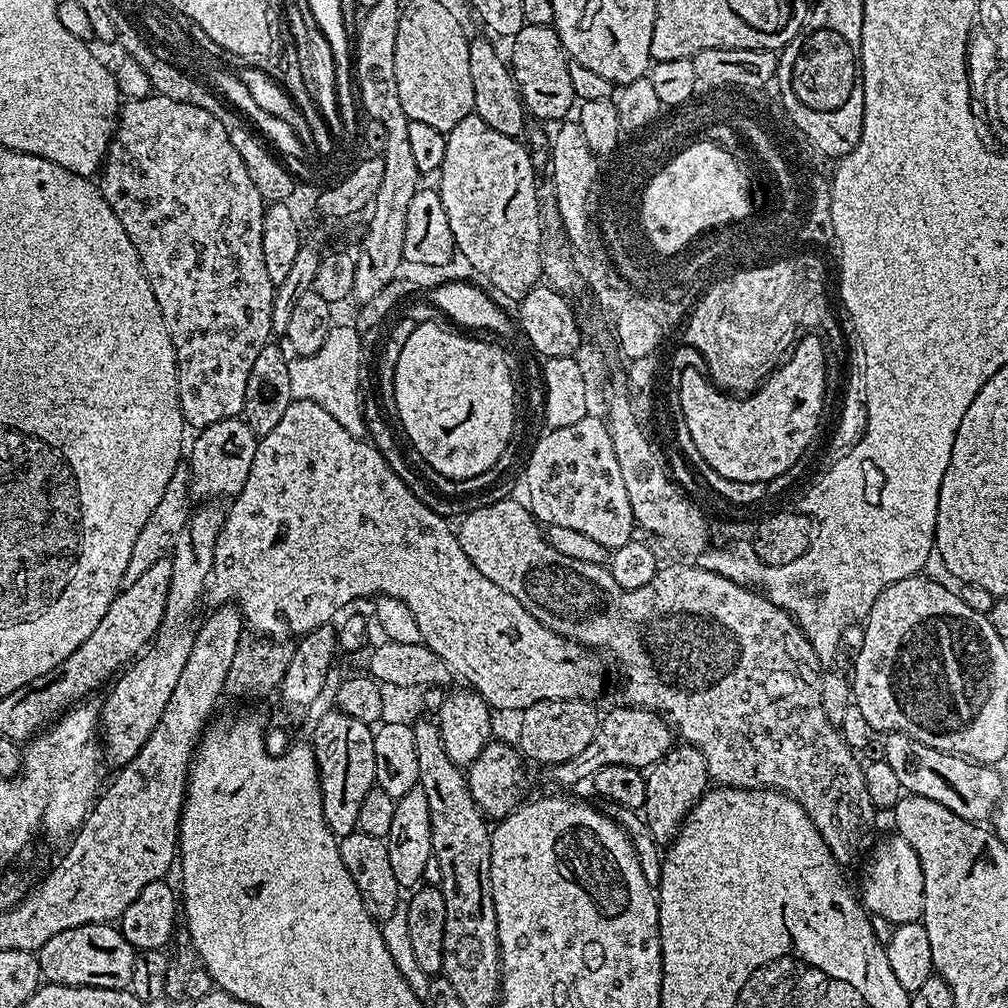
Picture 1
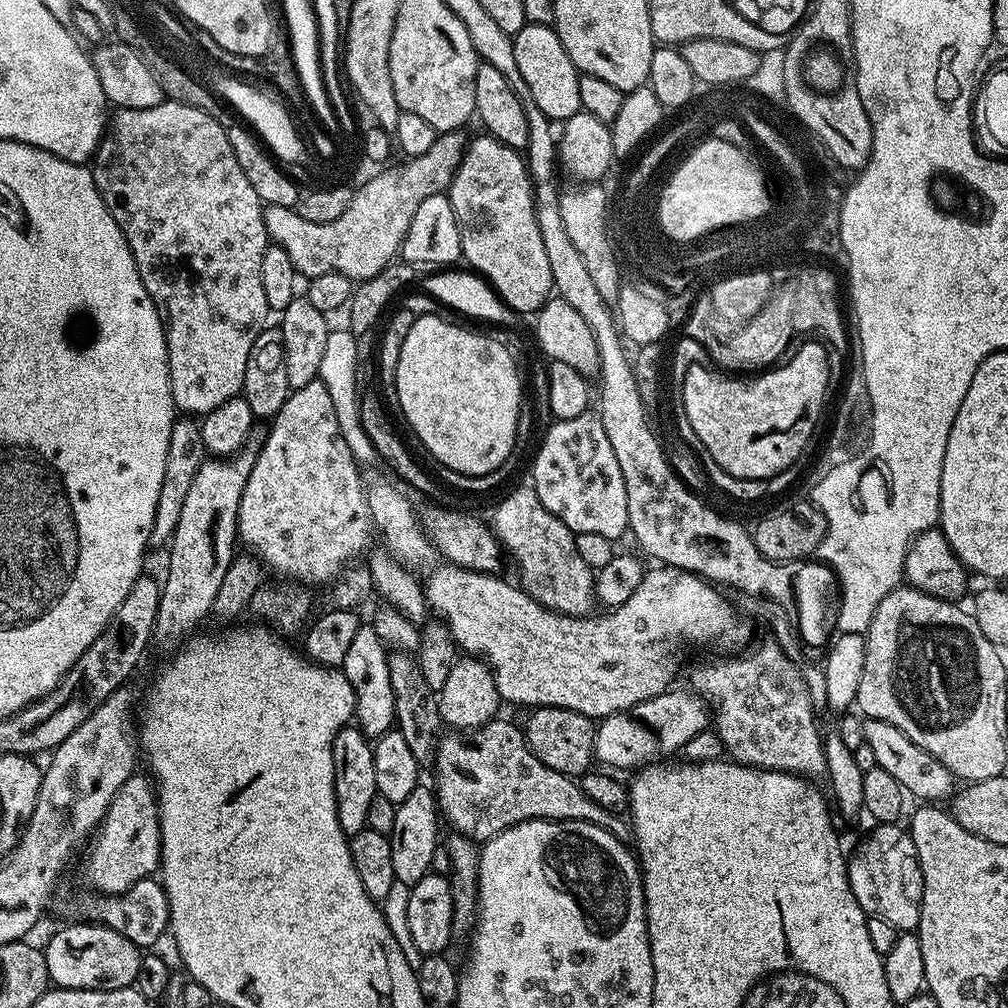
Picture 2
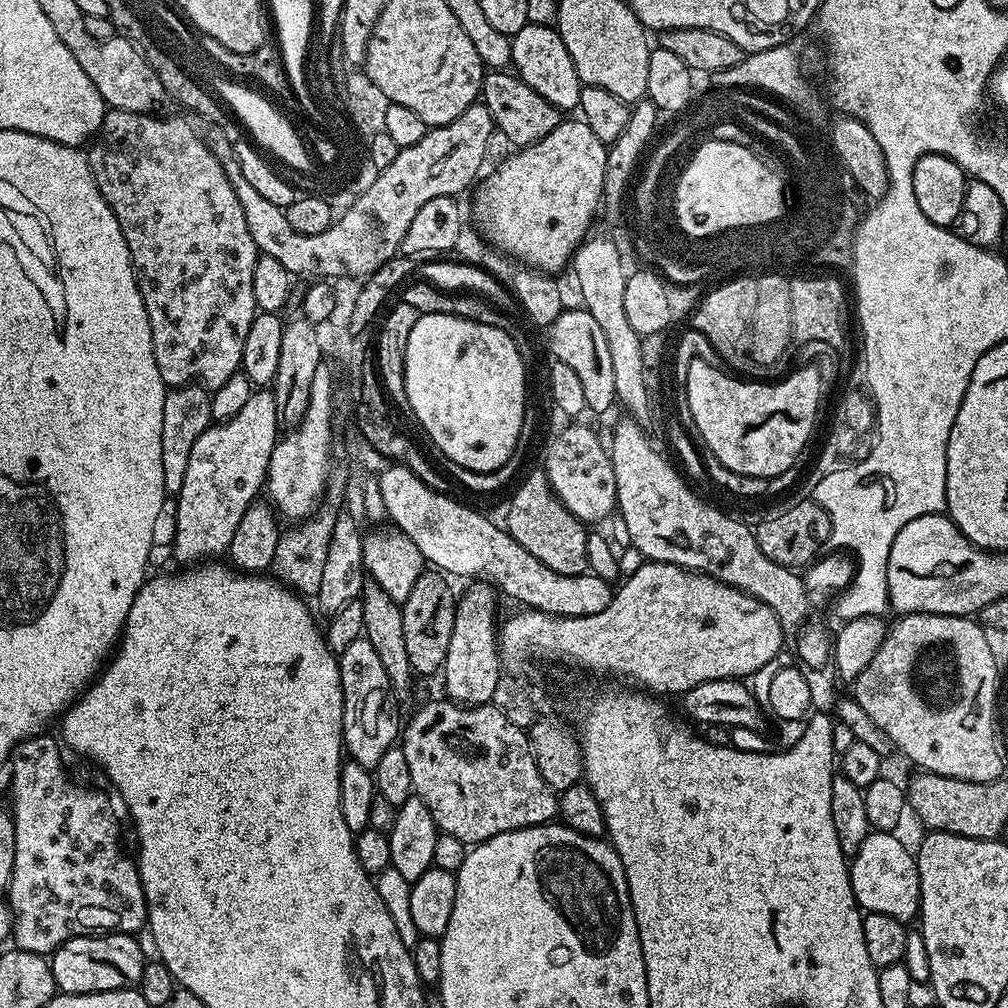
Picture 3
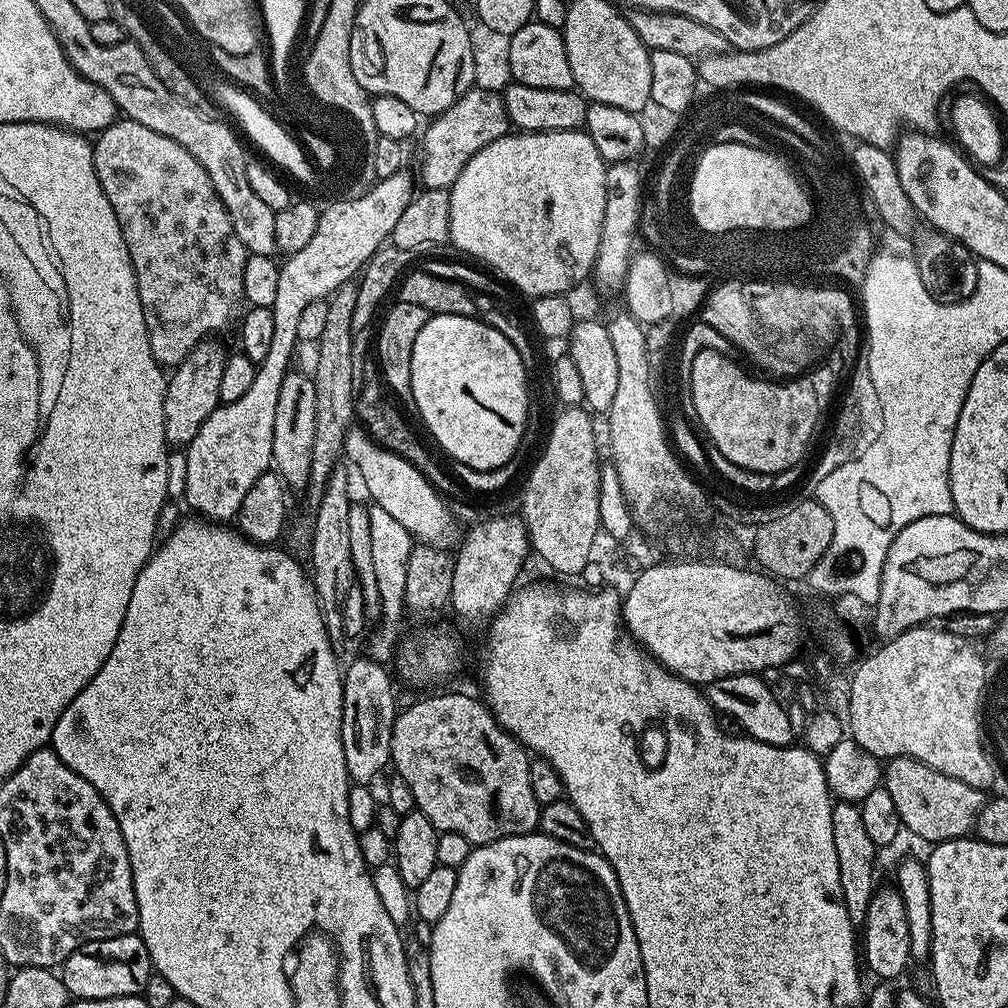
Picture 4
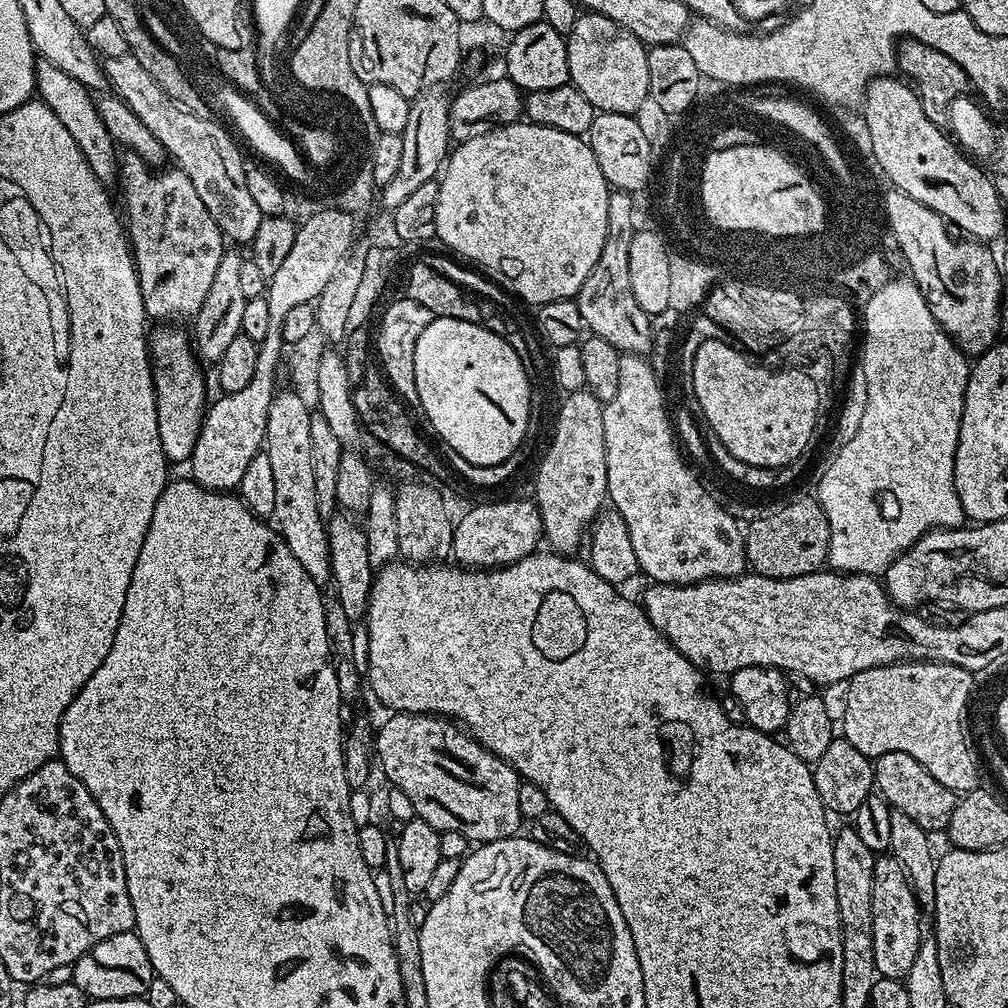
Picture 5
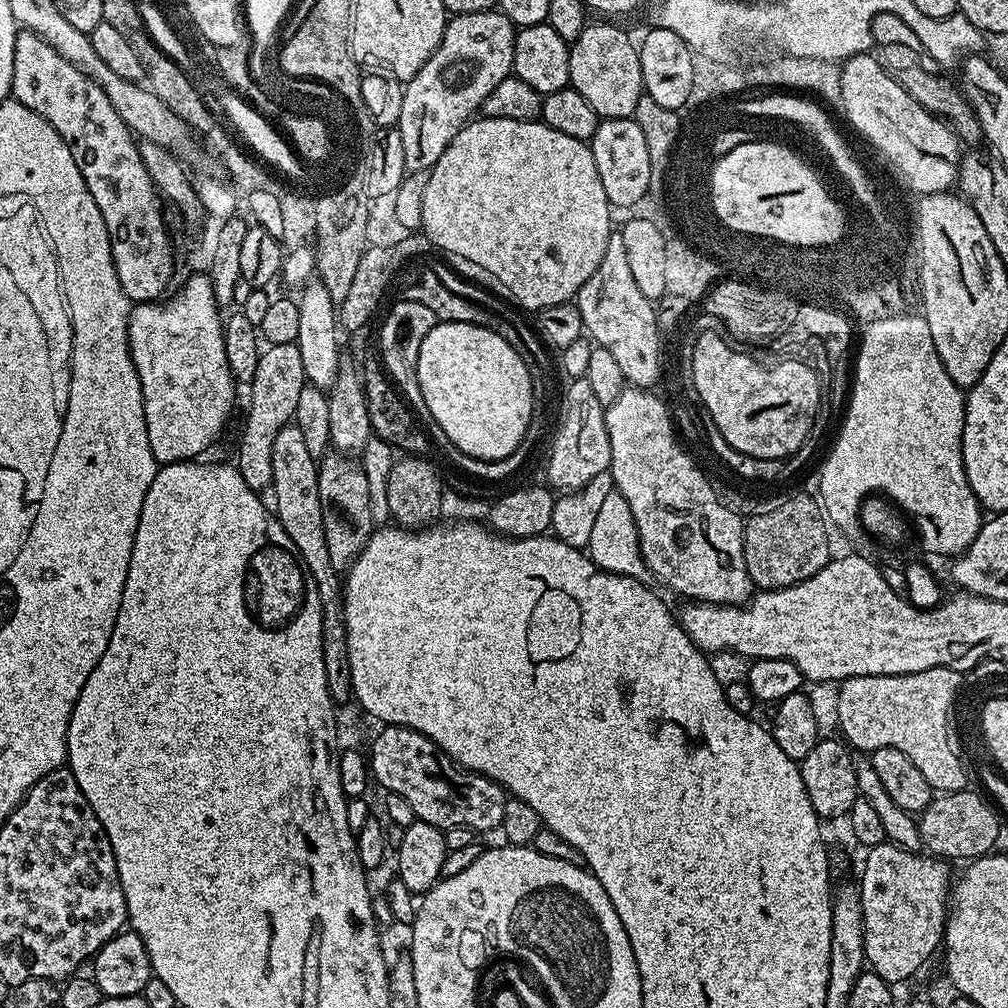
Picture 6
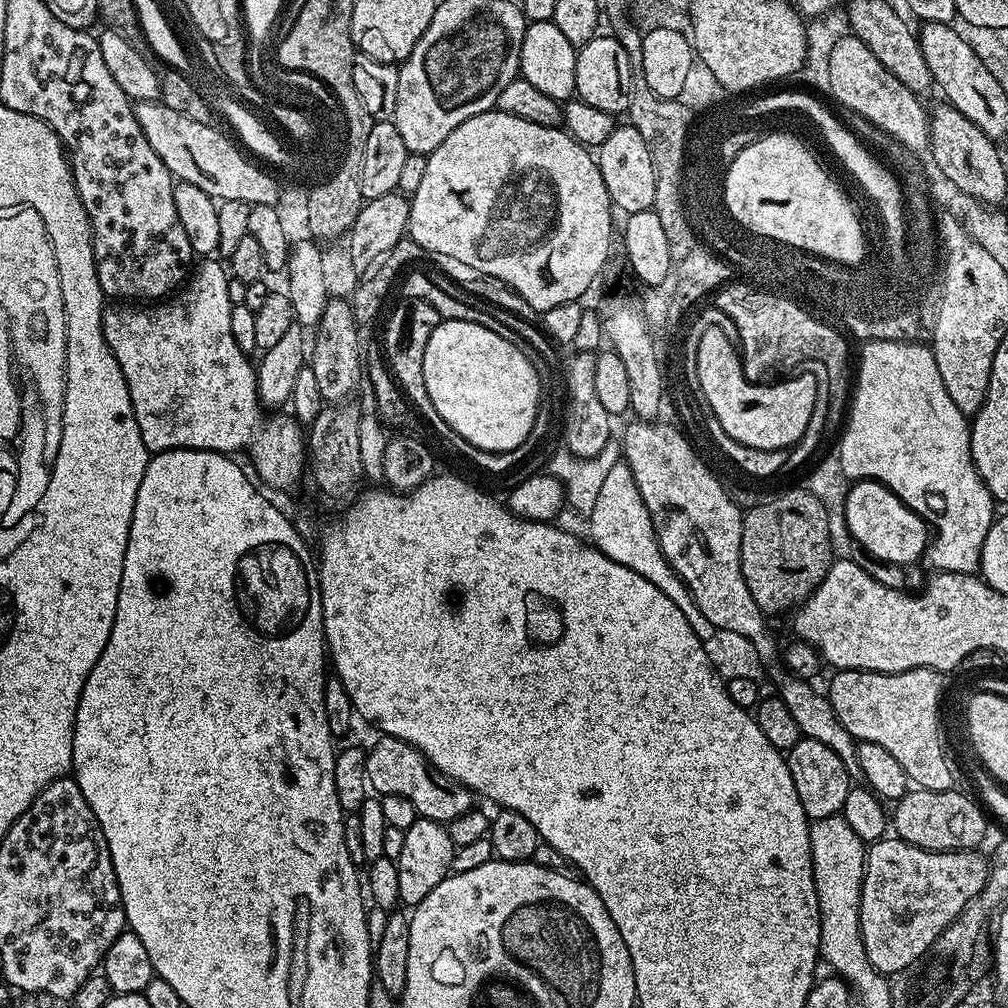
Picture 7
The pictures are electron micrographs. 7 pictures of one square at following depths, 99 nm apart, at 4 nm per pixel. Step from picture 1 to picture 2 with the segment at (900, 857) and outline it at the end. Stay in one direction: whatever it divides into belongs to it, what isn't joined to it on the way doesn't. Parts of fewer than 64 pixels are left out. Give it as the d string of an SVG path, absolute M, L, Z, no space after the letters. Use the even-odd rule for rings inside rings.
M899 823L879 824L847 861L848 881L867 915L881 917L899 931L917 929L921 918L924 879L911 833Z

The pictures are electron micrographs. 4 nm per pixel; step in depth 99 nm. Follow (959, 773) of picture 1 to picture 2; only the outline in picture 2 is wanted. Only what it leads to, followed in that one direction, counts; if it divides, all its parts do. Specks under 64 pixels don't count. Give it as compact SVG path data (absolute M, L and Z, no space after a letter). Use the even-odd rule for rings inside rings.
M865 719L863 723L864 743L874 750L876 767L887 770L902 787L915 794L920 802L944 802L953 795L952 787L958 784L957 777L946 766L942 766L938 758L922 750L918 742L910 742L910 738L906 738L898 726L890 726L890 722L881 720Z

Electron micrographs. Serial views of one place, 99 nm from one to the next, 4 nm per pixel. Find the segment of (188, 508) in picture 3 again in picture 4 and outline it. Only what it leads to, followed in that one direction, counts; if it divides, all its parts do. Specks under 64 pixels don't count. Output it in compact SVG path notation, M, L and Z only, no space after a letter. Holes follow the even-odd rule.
M401 170L390 174L390 178L376 180L362 197L350 202L344 200L332 203L325 207L318 218L318 230L314 230L314 238L302 246L302 250L291 253L288 261L280 264L278 274L278 290L274 293L274 335L270 341L270 351L266 358L256 365L254 383L250 390L238 398L238 402L221 404L202 422L198 434L186 446L188 457L184 460L184 500L193 508L197 517L213 522L228 522L236 515L242 506L242 498L250 491L250 486L262 478L264 472L273 467L272 451L274 450L274 413L278 411L278 393L282 390L282 378L293 367L292 355L298 347L298 322L302 319L302 310L310 306L310 302L328 300L332 293L345 287L352 275L355 277L358 270L363 269L371 256L380 248L385 247L386 241L391 237L394 225L398 222L402 210L412 200L414 195L414 176L408 170Z

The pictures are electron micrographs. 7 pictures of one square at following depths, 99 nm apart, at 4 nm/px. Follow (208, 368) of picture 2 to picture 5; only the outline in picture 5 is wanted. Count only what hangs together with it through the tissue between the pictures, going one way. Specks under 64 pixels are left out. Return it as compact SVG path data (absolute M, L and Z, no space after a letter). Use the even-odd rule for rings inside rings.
M128 150L118 160L119 184L120 196L124 199L122 220L126 225L132 260L136 264L145 317L149 321L164 320L160 322L191 321L198 310L202 310L202 302L206 302L206 294L214 283L218 262L222 262L222 254L226 251L224 233L220 231L214 218L210 218L210 210L206 210L202 198L198 198L194 182L190 182L188 175L175 166L157 170L145 157Z

